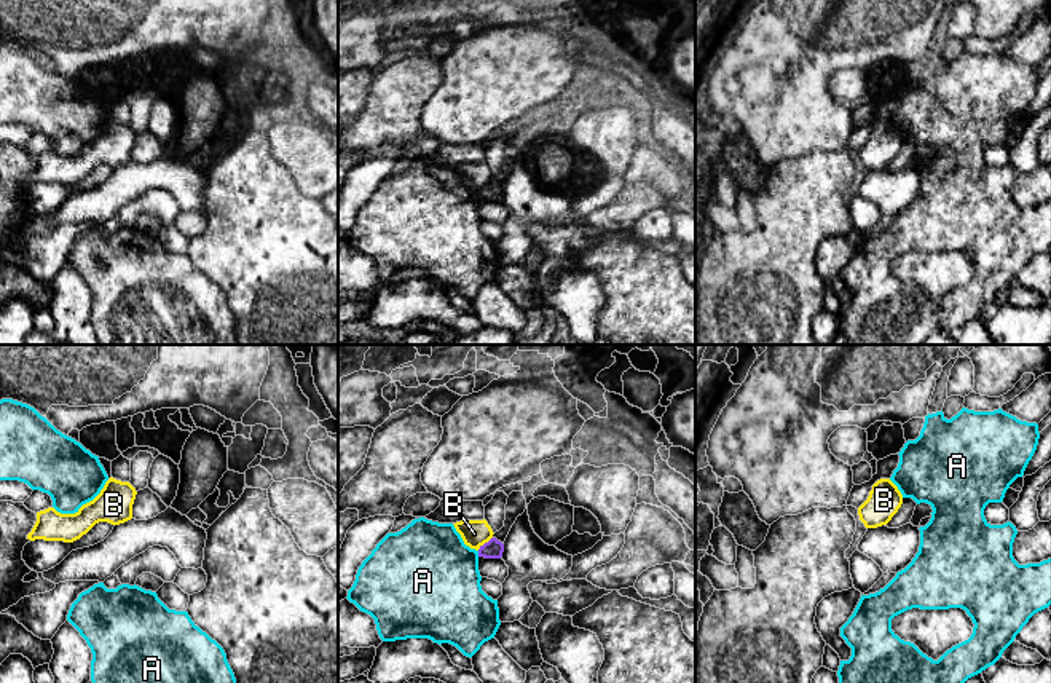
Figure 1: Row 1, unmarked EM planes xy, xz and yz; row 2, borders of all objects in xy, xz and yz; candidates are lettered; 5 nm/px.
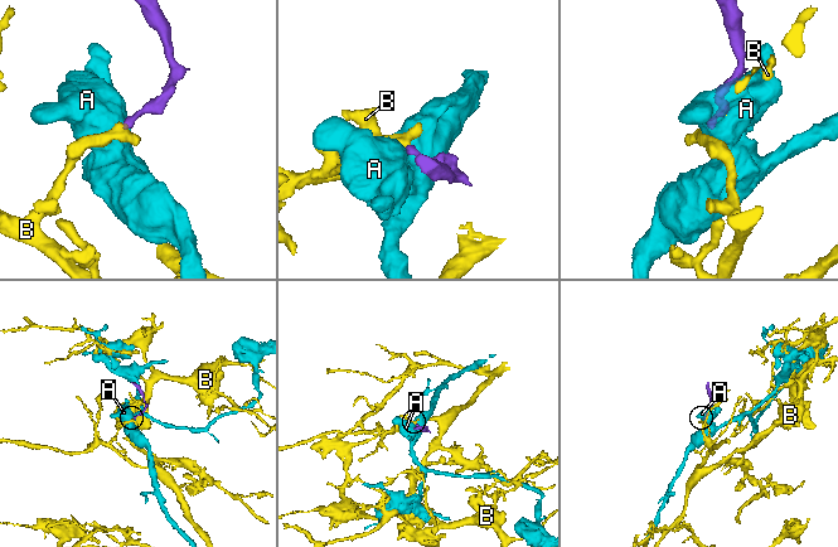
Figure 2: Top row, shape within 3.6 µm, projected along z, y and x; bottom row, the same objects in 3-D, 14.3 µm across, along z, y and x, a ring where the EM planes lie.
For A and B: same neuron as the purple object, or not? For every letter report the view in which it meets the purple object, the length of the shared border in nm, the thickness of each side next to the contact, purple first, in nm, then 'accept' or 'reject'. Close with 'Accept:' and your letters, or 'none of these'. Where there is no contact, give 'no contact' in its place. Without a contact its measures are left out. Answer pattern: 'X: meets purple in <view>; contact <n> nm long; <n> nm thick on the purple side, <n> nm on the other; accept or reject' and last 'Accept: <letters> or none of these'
A: meets purple in xz; contact 30 nm long; 100 nm thick on the purple side, 440 nm on the other; reject
B: meets purple in xz; contact 100 nm long; 100 nm thick on the purple side, 140 nm on the other; reject
Accept: none of these

